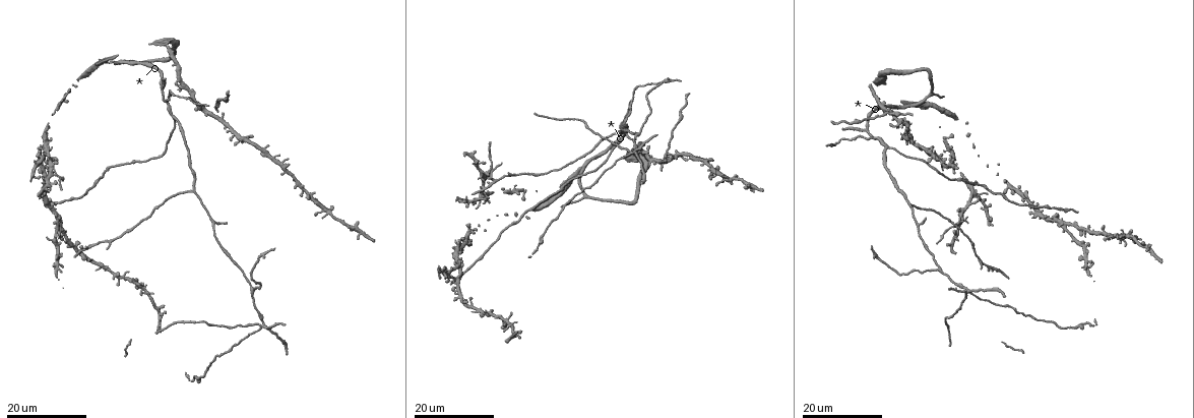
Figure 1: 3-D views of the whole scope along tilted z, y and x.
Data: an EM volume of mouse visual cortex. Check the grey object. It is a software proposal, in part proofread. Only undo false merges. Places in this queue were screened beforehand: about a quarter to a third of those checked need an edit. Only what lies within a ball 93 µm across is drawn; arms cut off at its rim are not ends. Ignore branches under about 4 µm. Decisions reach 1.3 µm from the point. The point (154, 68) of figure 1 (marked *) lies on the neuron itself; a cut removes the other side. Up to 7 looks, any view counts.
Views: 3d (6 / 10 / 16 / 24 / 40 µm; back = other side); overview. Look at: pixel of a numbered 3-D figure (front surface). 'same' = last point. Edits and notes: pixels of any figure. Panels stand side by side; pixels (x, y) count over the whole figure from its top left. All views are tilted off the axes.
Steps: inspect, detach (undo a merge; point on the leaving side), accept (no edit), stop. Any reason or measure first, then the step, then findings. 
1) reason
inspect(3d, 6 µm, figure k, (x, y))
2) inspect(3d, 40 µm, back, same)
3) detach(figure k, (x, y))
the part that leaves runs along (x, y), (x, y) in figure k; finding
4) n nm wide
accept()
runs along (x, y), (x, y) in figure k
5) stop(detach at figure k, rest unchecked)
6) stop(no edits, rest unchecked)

side arm on a straight run
inspect(3d, 16 µm, figure 1, (876, 137))

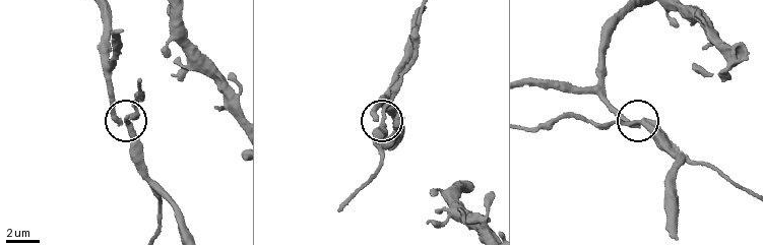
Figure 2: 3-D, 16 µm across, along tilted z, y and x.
inspect(3d, 6 µm, figure 2, (635, 121))

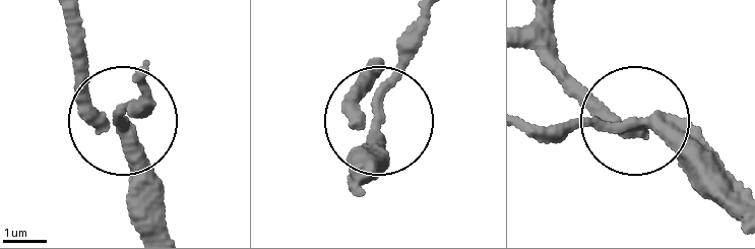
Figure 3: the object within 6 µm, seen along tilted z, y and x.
3 arms
detach(figure 3, (396, 76))
the part that leaves runs along (369, 134), (376, 97), (421, 11) in figure 3; a second neuron is stuck on

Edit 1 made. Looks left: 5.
redraw
inspect(overview)

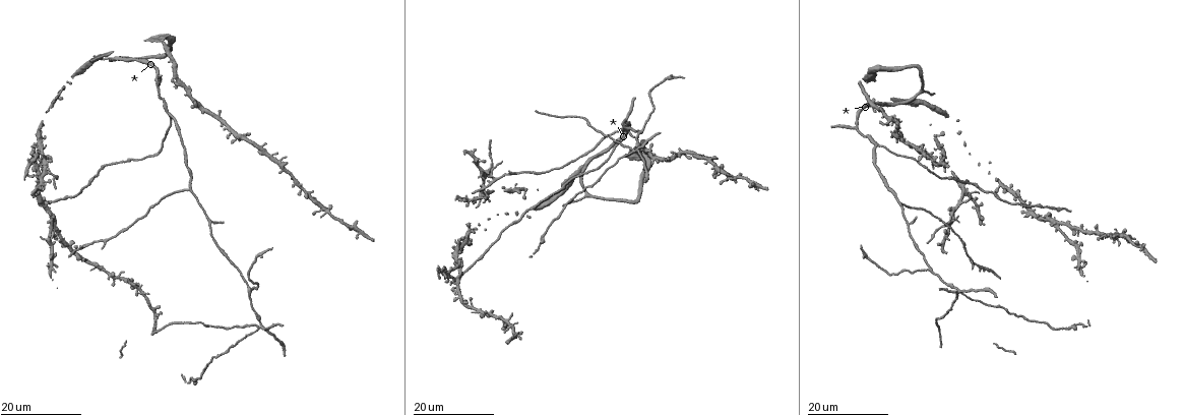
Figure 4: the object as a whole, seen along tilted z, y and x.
looks like a crossing
inspect(3d, 16 µm, figure 4, (46, 175))

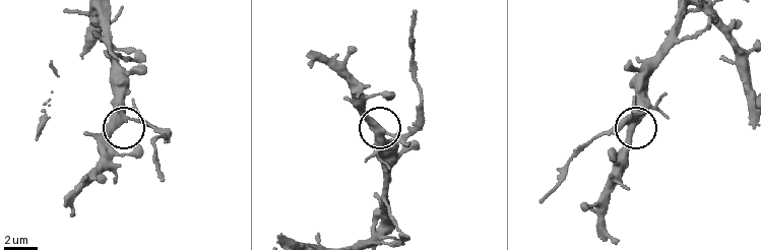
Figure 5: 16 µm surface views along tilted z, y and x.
closer look
inspect(3d, 6 µm, figure 5, (384, 130))

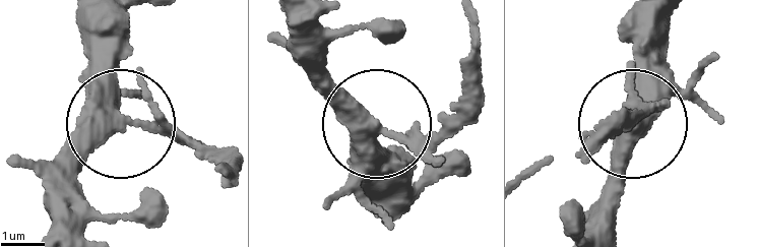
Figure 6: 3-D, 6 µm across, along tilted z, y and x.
360 nm wide
detach(figure 6, (202, 156))
the part that leaves runs along (153, 119), (228, 167) in figure 6; a second neuron is stuck on

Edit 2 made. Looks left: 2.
looks like a crossing
inspect(3d, 16 µm, figure 4, (639, 152))

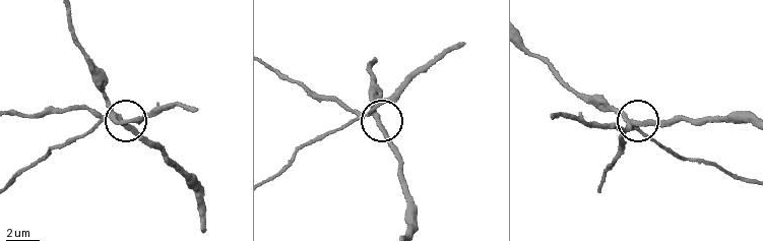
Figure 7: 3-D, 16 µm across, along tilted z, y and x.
inspect(3d, 10 µm, figure 7, (376, 113))

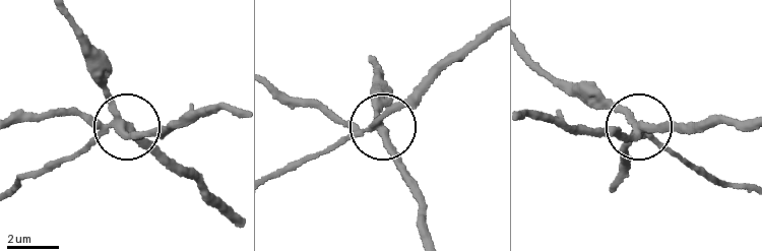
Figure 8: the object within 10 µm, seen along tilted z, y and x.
detach(figure 8, (91, 144))
the part that leaves runs along (118, 130), (56, 114), (22, 114) in figure 8; a second neuron is stuck on

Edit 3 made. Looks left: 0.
stop(detach at figure 3, detach at figure 6, detach at figure 8, rest unchecked)

